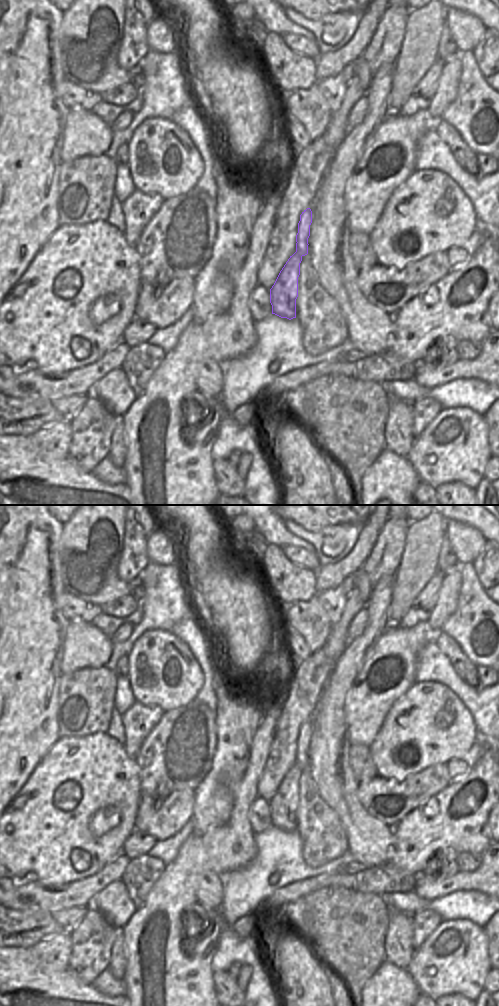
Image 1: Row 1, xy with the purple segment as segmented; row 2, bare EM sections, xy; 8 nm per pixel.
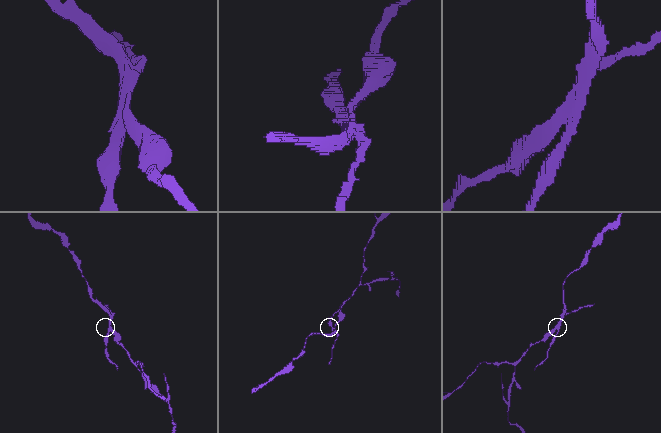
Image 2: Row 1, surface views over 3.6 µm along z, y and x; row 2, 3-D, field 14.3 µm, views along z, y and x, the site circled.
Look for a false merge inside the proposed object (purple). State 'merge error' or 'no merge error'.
merge error

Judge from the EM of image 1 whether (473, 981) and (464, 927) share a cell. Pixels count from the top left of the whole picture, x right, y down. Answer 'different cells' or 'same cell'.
same cell

